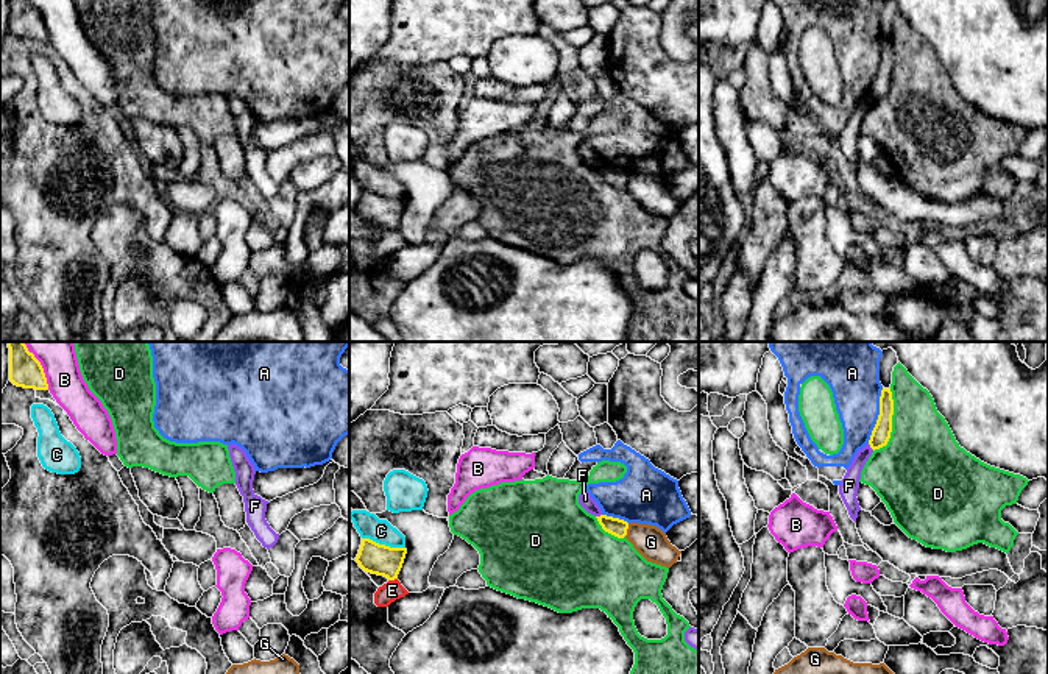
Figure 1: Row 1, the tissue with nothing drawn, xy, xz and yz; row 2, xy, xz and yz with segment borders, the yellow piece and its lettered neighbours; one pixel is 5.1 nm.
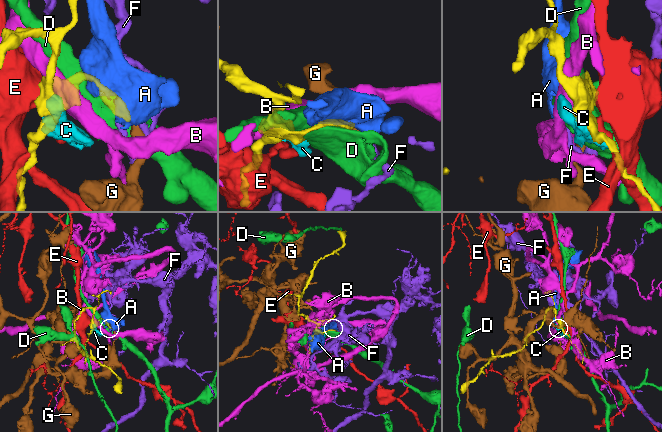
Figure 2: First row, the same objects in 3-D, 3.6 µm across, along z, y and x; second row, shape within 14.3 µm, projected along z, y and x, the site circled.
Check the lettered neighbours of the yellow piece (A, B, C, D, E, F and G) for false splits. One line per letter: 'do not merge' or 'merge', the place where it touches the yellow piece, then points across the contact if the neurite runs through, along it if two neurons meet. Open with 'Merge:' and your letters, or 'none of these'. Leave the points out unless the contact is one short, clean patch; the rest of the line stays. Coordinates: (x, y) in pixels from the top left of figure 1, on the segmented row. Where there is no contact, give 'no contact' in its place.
Merge: none of these
A: do not merge; meets yellow in yz at (878, 415)
B: do not merge; meets yellow in xy at (41, 365)
C: do not merge; meets yellow in xz at (384, 545); border along xz (362, 537), (404, 548)
D: do not merge; meets yellow in yz at (891, 423)
E: do not merge; meets yellow in xz at (392, 579)
F: do not merge; meets yellow in yz at (870, 446); border along yz (869, 443), (874, 450)
G: do not merge; meets yellow in xz at (626, 531)

